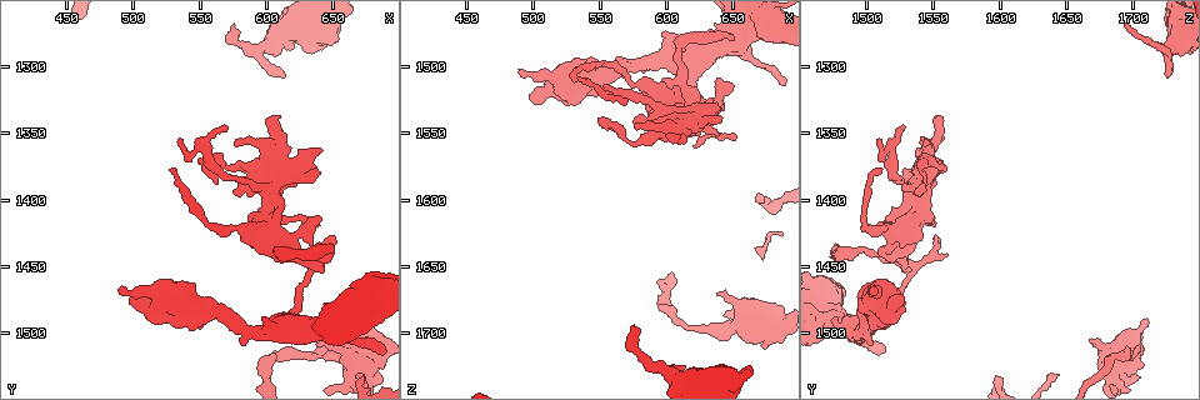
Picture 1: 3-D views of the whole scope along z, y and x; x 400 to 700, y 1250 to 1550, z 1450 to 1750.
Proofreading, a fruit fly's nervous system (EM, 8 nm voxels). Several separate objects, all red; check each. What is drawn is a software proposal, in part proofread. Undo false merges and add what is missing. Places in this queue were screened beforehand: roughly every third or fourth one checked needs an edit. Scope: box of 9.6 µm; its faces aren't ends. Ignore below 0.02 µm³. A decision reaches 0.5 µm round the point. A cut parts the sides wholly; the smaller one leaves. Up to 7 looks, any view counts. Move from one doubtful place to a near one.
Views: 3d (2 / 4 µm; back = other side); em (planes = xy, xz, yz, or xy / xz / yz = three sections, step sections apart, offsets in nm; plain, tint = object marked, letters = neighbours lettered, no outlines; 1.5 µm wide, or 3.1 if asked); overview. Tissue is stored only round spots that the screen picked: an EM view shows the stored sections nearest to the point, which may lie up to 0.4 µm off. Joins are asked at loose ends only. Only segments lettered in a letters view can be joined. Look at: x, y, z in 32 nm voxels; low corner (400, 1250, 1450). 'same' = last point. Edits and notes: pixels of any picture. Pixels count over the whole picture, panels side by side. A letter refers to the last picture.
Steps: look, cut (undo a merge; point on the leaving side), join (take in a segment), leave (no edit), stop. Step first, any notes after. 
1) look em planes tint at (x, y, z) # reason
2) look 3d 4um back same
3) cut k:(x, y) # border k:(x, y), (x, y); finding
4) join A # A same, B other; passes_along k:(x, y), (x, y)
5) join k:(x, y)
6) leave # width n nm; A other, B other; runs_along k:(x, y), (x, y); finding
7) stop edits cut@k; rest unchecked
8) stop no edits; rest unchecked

look em planes tint at (674, 1492, 1714) # an open end

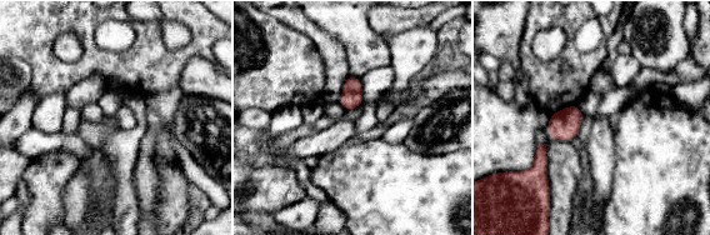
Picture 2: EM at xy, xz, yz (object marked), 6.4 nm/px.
look em planes letters same # see the neighbours

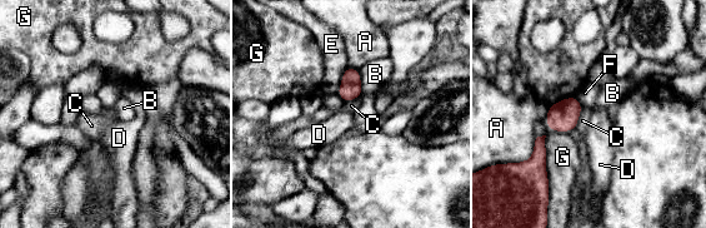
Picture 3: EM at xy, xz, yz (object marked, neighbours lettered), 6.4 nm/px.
leave # width 140 nm; A other, B other, C other, D other, E other, F other, G other; none of them fits

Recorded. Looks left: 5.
look 3d 4um back at (576, 1268, 1696) # an open end

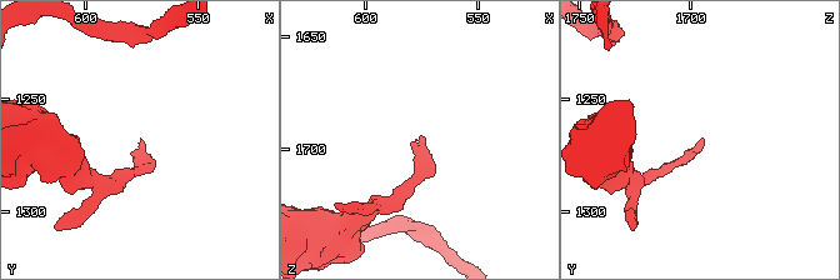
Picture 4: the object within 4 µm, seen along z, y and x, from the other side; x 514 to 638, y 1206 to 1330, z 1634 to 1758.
look em planes tint at (576, 1269, 1693)

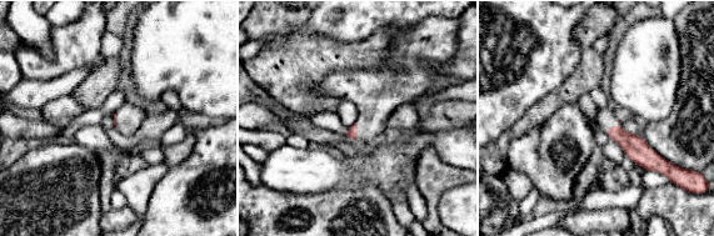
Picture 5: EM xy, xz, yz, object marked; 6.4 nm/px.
look em planes letters same # what lies round it

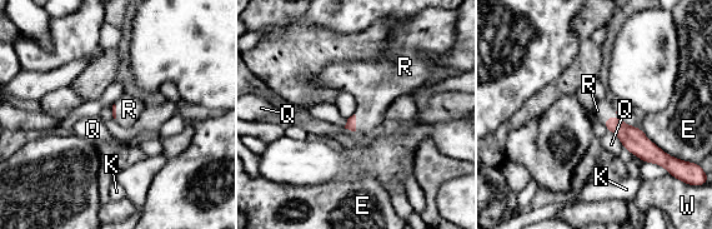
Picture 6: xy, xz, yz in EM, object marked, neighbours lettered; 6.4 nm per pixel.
join R # E other, K other, Q other, R same, W other; passes_along 6:(633, 139), (608, 118), (602, 109); the cell continues

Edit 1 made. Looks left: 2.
stop edits join@6; rest unchecked

